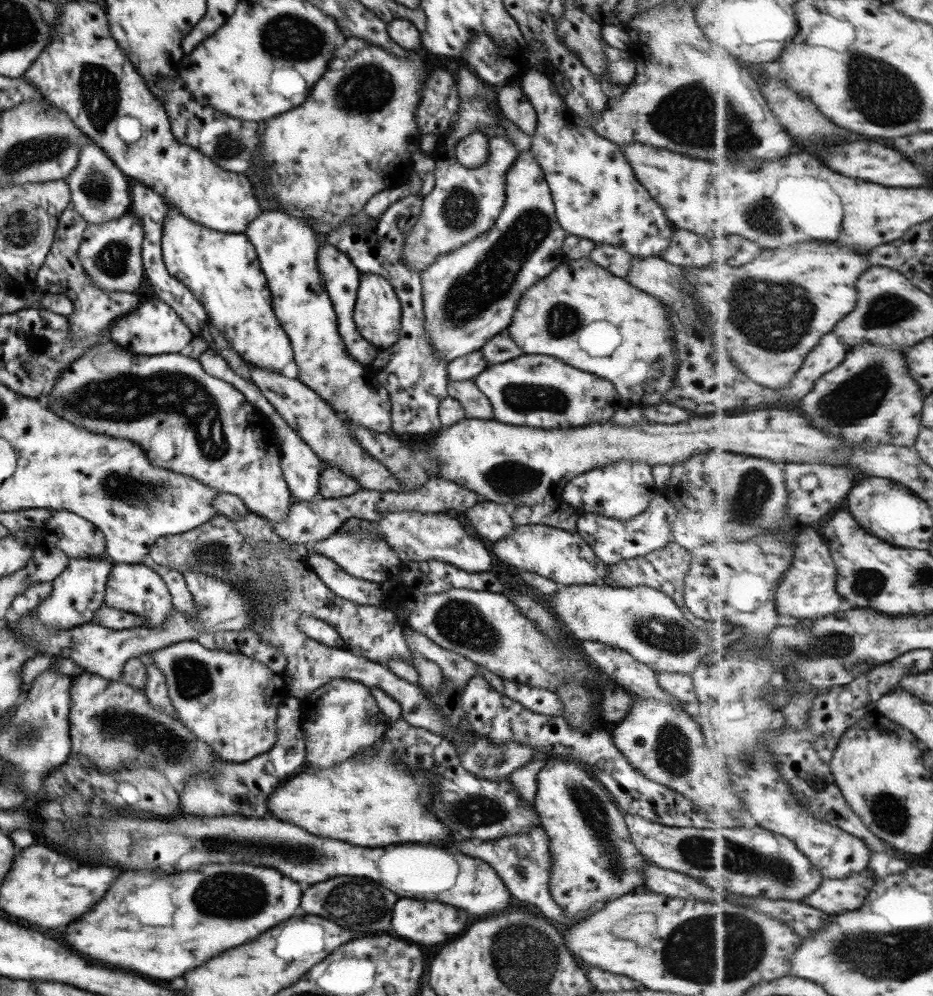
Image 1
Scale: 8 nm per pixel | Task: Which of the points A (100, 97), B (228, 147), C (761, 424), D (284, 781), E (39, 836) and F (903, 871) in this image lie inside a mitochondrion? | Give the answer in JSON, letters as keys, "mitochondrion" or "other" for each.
{"A":"mitochondrion","B":"mitochondrion","C":"other","D":"other","E":"other","F":"other"}

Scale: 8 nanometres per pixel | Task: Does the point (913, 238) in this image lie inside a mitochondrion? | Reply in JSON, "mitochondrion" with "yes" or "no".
{"mitochondrion":"no"}

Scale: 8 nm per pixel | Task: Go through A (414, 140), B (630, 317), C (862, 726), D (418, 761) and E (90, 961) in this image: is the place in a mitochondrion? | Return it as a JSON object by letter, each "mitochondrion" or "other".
{"A":"other","B":"other","C":"other","D":"other","E":"other"}

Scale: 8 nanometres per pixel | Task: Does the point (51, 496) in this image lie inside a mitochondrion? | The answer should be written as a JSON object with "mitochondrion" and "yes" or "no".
{"mitochondrion":"no"}

